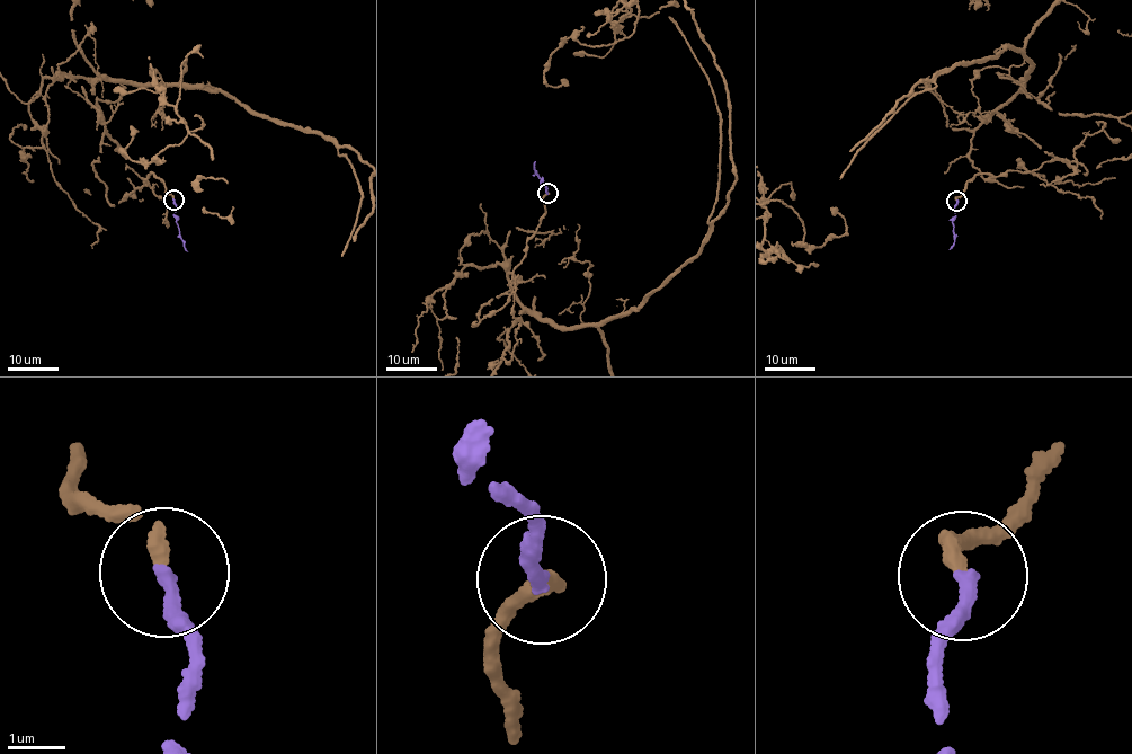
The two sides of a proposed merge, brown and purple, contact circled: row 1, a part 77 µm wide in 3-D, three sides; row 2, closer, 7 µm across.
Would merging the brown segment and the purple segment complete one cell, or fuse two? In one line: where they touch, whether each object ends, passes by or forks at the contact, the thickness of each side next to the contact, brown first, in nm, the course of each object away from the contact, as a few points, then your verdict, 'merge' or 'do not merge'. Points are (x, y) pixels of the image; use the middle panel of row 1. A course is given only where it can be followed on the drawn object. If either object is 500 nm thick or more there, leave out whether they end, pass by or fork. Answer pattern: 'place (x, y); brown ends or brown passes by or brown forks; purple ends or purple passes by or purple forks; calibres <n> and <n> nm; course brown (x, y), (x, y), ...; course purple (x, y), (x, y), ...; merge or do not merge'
place (547, 193); brown ends; purple ends; calibres 240 and 240 nm; course brown (547, 193), (473, 327), (509, 274), (567, 327), (698, 255), (721, 122), (668, 15); course purple (547, 193), (533, 168), (535, 161); merge

